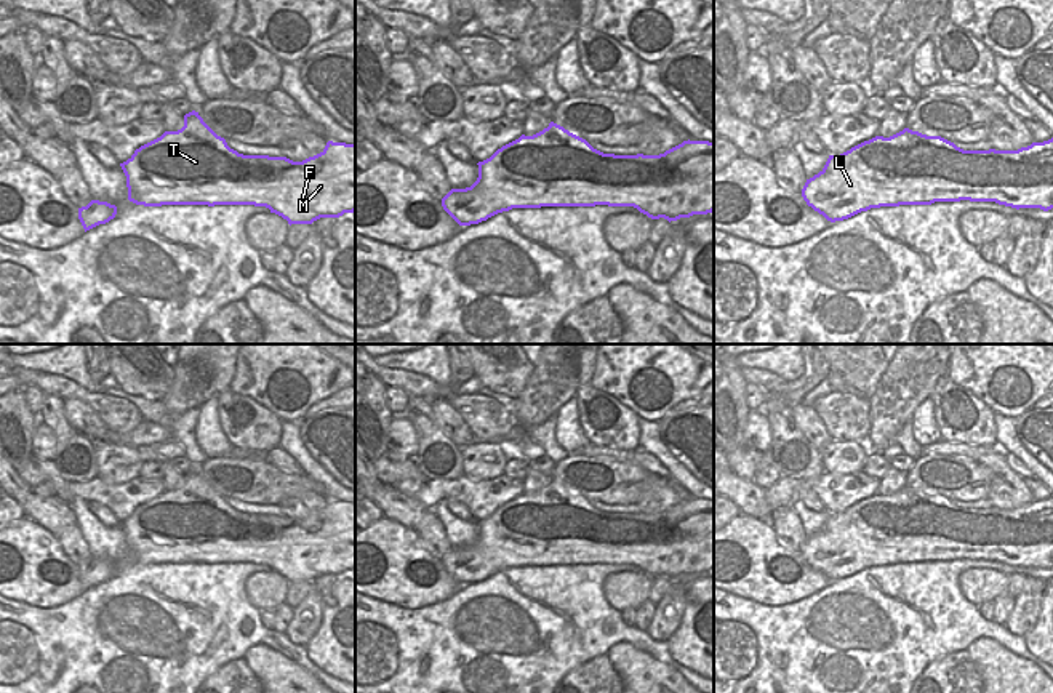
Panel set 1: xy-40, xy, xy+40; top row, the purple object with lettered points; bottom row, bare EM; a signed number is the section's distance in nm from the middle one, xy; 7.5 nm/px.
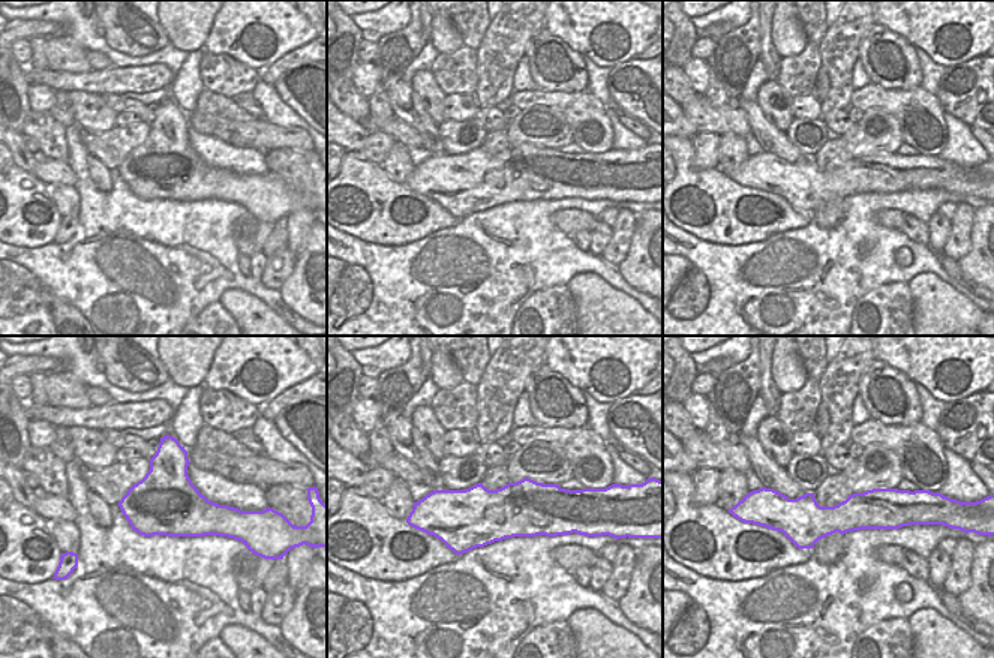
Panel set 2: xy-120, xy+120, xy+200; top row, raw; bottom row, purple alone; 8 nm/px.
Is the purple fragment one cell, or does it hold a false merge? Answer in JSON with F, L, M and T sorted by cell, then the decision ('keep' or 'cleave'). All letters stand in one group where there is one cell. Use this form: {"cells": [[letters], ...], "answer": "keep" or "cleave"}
{"cells": [["F", "L", "M", "T"]], "answer": "keep"}

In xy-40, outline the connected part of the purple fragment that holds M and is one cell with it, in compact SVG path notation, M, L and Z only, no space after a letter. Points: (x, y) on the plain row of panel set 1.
M195 469L184 474L181 488L165 490L141 504L120 525L126 535L128 559L144 565L254 563L269 567L290 584L355 570L355 503L328 499L320 512L302 520L243 514L230 507Z

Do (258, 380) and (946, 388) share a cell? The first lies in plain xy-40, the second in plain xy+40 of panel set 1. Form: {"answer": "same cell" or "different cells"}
{"answer": "different cells"}

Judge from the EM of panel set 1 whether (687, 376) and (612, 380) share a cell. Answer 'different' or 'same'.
same

